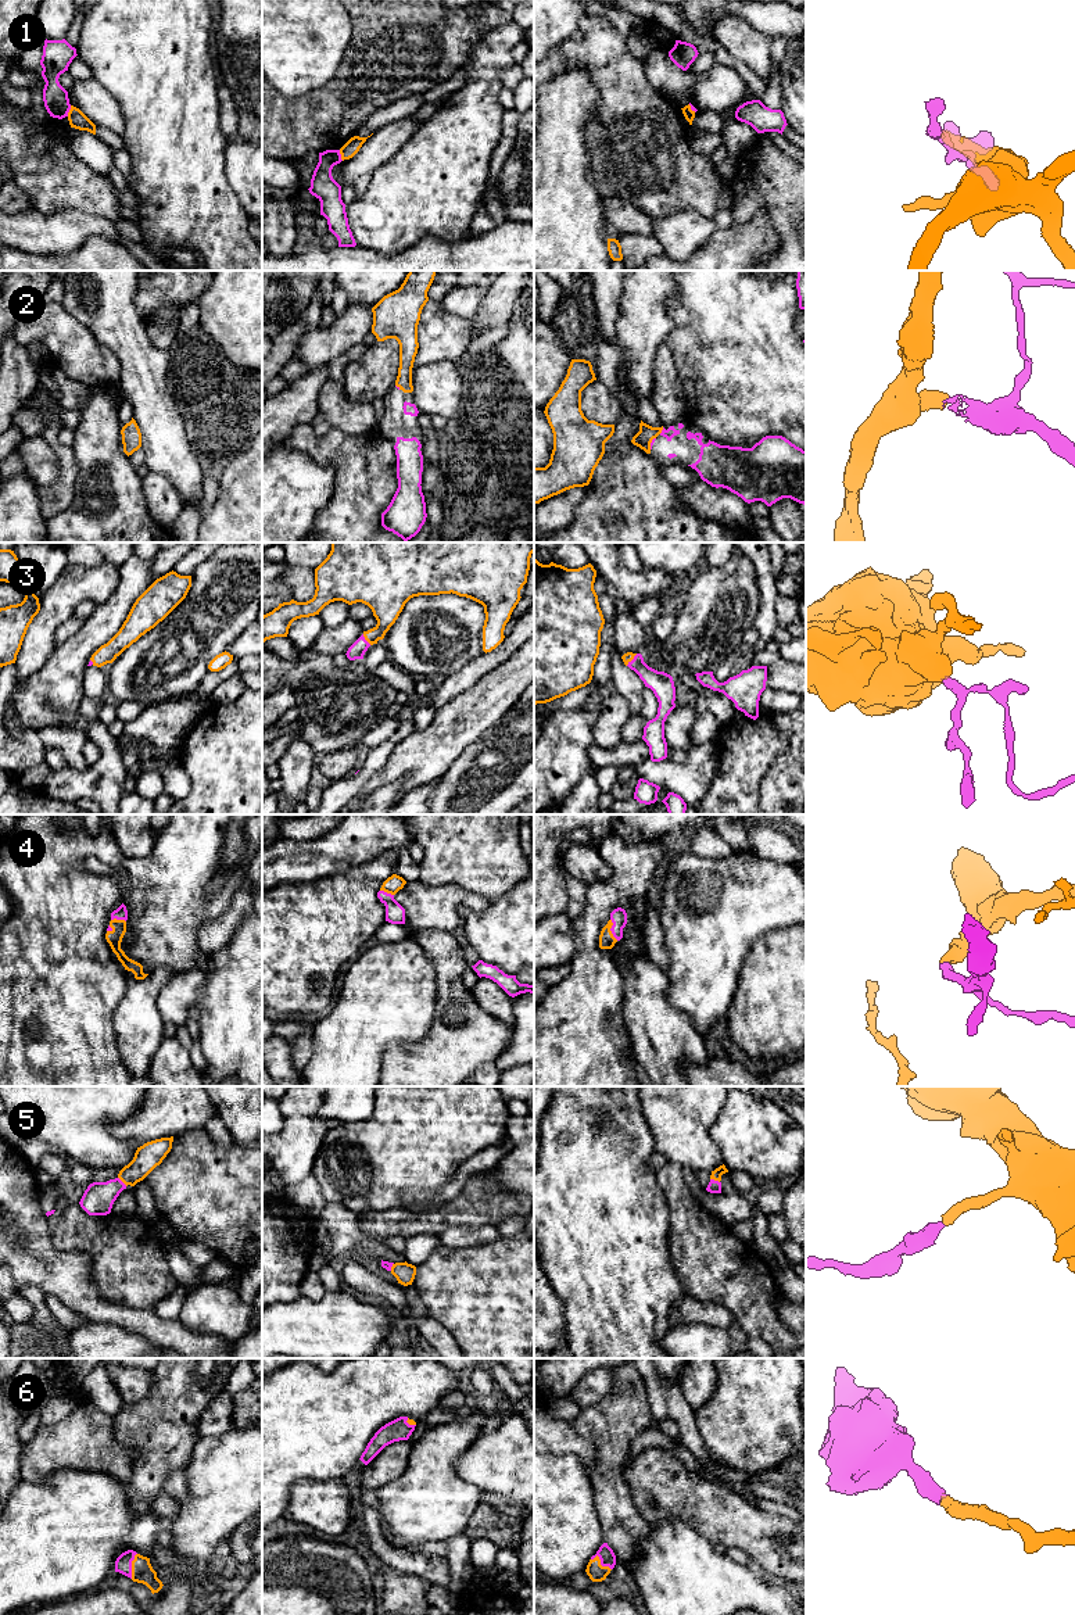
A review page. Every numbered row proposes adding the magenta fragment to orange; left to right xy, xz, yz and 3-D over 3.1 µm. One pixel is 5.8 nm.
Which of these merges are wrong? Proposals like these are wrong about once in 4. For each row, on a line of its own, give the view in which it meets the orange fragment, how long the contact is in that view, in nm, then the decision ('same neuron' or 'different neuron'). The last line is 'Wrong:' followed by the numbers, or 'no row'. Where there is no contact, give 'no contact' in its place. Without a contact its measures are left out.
1: xy | 70 nm | different neuron
2: yz | 50 nm | same neuron
3: yz | 100 nm | same neuron
4: yz | 130 nm | same neuron
5: yz | 60 nm | same neuron
6: yz | 140 nm | same neuron
Wrong: 1

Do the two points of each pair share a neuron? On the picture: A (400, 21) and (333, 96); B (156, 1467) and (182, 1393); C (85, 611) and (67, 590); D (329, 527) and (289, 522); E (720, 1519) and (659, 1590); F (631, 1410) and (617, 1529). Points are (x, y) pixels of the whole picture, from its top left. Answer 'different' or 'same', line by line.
A: same
B: same
C: different
D: different
E: different
F: same

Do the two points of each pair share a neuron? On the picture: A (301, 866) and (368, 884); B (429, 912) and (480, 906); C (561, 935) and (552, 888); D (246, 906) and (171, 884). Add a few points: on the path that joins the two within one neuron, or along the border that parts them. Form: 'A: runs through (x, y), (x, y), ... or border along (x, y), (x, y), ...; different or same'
A: border along (362, 862), (346, 870), (300, 883); different
B: runs through (441, 903), (445, 899), (468, 899); same
C: border along (563, 910), (548, 916); different
D: border along (246, 878), (235, 892), (230, 906), (204, 921); different

